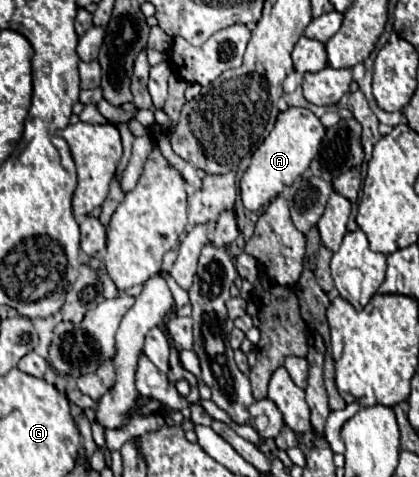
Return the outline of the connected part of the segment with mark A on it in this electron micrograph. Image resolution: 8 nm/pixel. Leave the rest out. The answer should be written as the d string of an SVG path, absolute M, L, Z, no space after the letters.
M290 107L282 111L270 135L254 151L252 163L246 169L244 177L240 179L244 207L250 211L258 211L260 207L268 205L274 197L278 197L284 187L292 185L294 179L308 169L312 159L318 157L324 133L326 133L324 125L312 111L302 107Z

